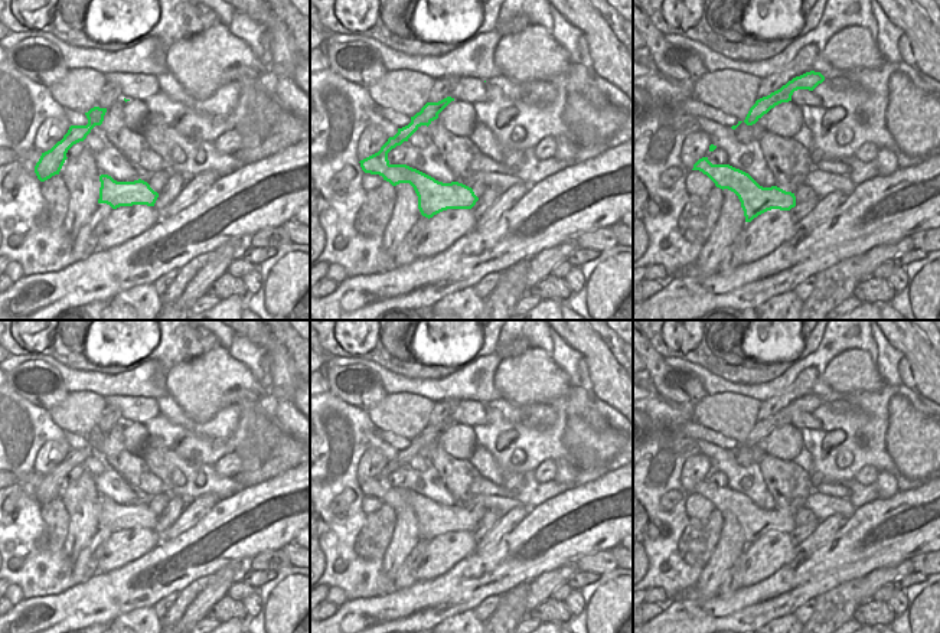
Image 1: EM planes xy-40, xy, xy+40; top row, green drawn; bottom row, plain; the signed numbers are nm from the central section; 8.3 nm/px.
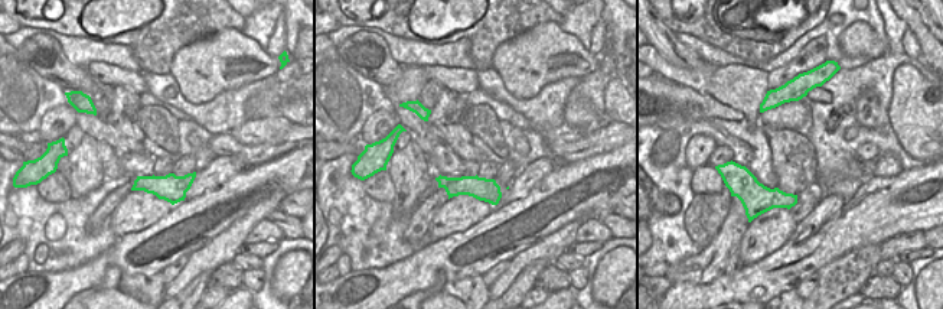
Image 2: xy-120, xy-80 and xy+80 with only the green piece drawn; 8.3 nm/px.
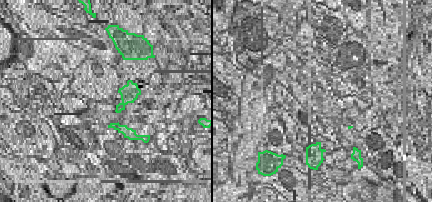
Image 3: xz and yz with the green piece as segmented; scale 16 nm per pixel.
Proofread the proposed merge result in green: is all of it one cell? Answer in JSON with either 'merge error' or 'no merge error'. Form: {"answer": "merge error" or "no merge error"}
{"answer": "merge error"}

